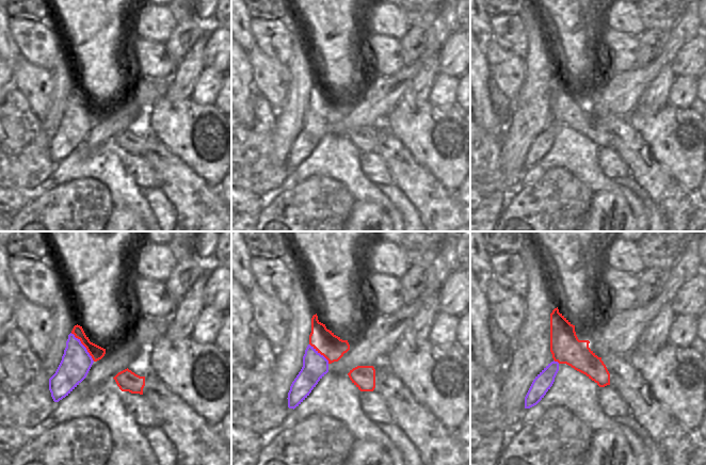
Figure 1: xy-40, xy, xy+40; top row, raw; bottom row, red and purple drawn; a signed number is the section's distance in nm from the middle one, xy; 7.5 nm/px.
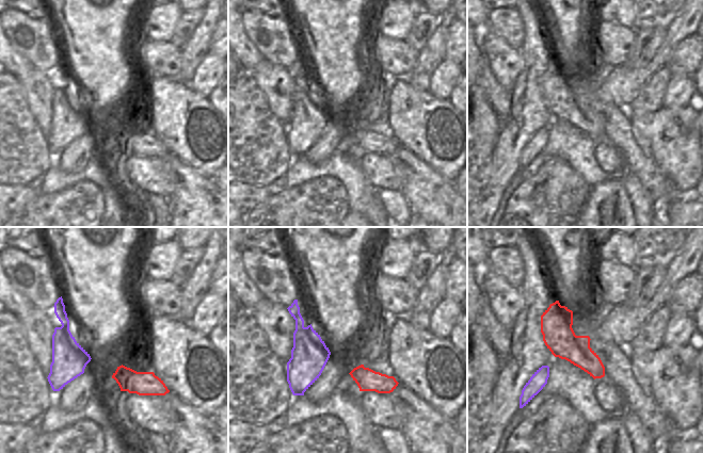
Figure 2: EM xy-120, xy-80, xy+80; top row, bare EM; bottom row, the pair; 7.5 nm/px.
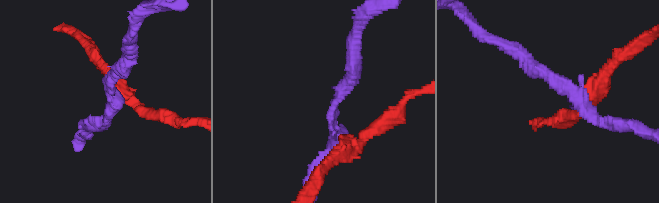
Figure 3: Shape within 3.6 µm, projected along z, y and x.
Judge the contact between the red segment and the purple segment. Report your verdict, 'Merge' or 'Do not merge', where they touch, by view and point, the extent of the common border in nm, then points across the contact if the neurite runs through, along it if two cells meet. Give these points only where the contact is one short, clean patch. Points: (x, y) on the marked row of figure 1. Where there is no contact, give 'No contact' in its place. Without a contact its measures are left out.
Do not merge. Touches red at xy-40 (84, 346). Shared border 280 nm. Boundary: xy-40 (70, 333), (80, 341), (94, 361)

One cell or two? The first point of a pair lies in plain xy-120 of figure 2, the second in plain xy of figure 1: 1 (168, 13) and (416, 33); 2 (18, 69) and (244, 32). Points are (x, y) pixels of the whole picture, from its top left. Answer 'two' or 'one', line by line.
1: two
2: one

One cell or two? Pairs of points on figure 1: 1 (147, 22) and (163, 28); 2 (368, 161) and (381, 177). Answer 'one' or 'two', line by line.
1: one
2: one

